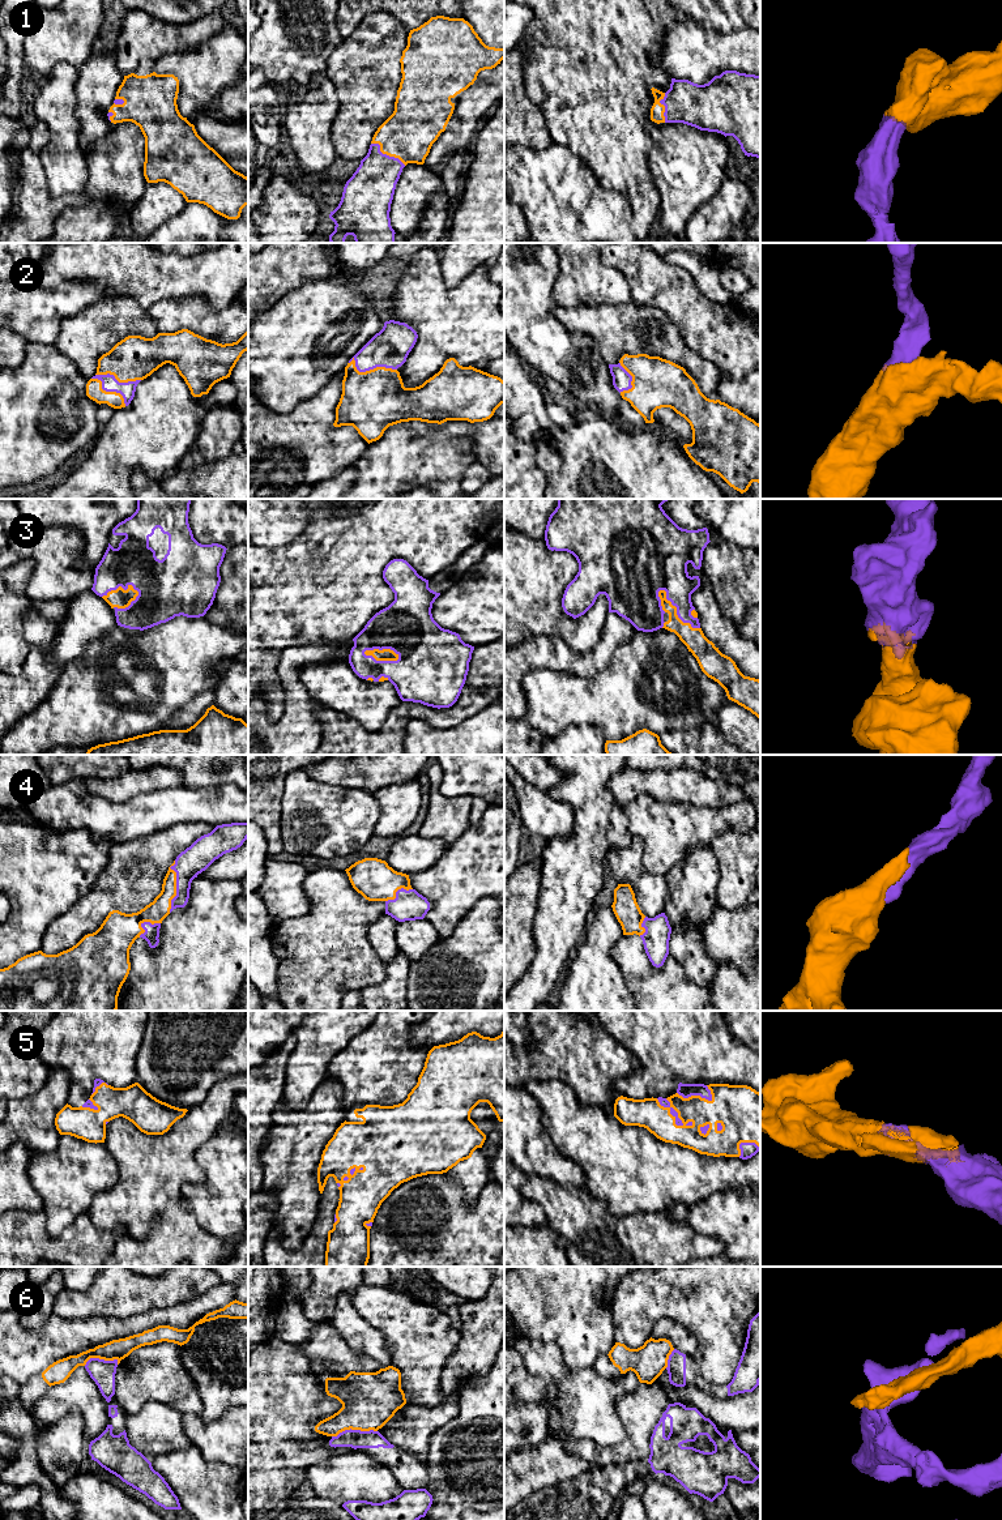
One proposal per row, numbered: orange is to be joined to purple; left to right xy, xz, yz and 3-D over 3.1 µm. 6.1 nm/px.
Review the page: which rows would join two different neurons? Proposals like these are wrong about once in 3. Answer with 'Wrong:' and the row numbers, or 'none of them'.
Wrong: 6

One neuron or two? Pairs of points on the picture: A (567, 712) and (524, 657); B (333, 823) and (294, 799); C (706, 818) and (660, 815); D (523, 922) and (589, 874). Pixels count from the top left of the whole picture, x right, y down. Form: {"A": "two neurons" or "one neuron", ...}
{"A": "two neurons", "B": "one neuron", "C": "one neuron", "D": "two neurons"}

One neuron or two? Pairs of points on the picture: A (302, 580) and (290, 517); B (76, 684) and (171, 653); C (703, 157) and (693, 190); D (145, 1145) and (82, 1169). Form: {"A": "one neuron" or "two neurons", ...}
{"A": "two neurons", "B": "one neuron", "C": "one neuron", "D": "two neurons"}

